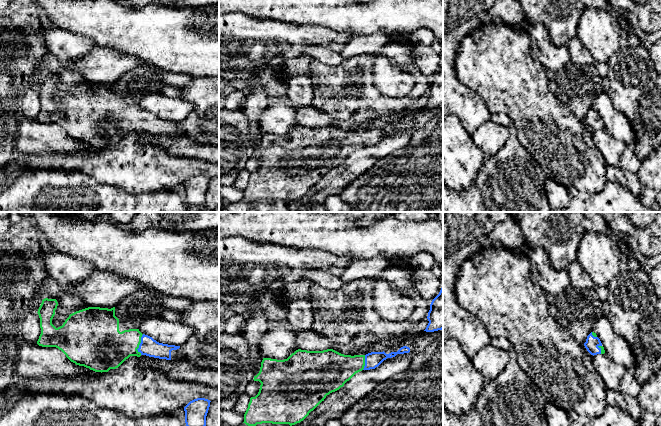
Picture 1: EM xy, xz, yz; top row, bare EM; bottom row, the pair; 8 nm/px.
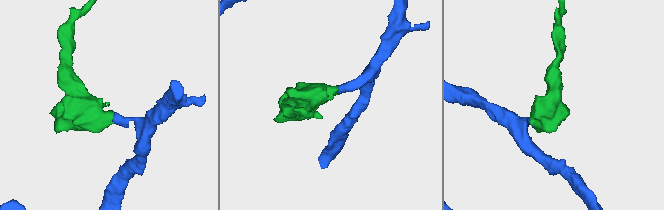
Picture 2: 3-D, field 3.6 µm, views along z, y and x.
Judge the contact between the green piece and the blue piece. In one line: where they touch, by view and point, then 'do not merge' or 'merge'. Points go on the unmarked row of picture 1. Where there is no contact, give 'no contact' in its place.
xy (139, 120) | merge

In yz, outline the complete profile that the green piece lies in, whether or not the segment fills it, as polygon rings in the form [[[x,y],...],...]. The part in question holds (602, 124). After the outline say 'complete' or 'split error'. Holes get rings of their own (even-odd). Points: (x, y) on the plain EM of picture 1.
[[[591,108],[584,119],[585,124],[591,131],[604,130],[605,126],[596,109]]]; split error

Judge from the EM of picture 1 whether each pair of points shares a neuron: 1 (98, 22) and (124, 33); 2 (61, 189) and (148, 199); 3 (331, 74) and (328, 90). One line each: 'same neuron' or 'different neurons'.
1: same neuron
2: same neuron
3: same neuron

